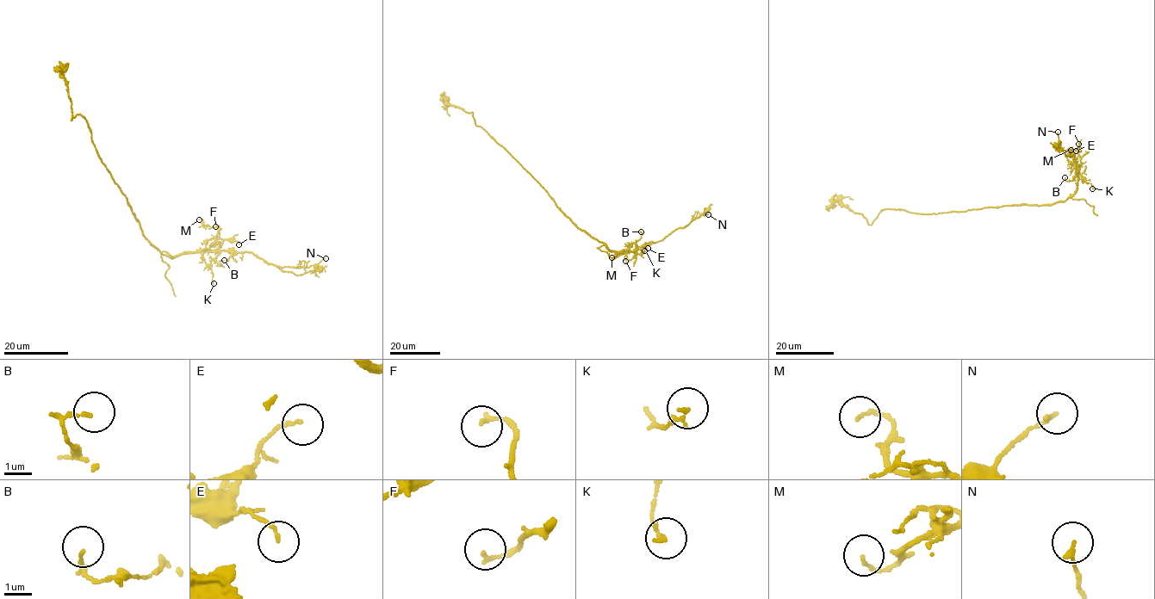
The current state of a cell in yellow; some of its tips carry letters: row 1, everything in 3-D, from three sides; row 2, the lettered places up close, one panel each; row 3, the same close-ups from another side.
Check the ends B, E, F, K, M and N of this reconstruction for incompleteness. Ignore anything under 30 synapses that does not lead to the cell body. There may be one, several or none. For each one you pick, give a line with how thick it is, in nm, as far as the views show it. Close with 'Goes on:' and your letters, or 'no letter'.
Goes on: no letter

